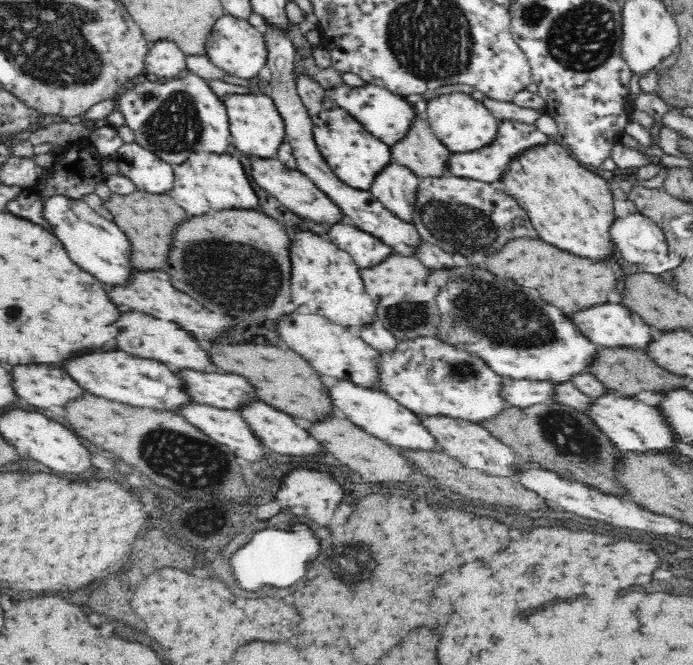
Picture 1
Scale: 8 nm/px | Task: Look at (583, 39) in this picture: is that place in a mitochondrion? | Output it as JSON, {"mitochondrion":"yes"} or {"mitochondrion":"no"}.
{"mitochondrion":"yes"}

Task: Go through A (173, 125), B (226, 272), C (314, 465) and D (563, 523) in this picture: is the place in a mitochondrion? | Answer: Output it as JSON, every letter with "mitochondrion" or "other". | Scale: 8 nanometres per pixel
{"A":"mitochondrion","B":"mitochondrion","C":"other","D":"other"}

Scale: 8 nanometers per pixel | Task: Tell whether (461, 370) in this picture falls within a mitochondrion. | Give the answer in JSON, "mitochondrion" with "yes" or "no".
{"mitochondrion":"yes"}

